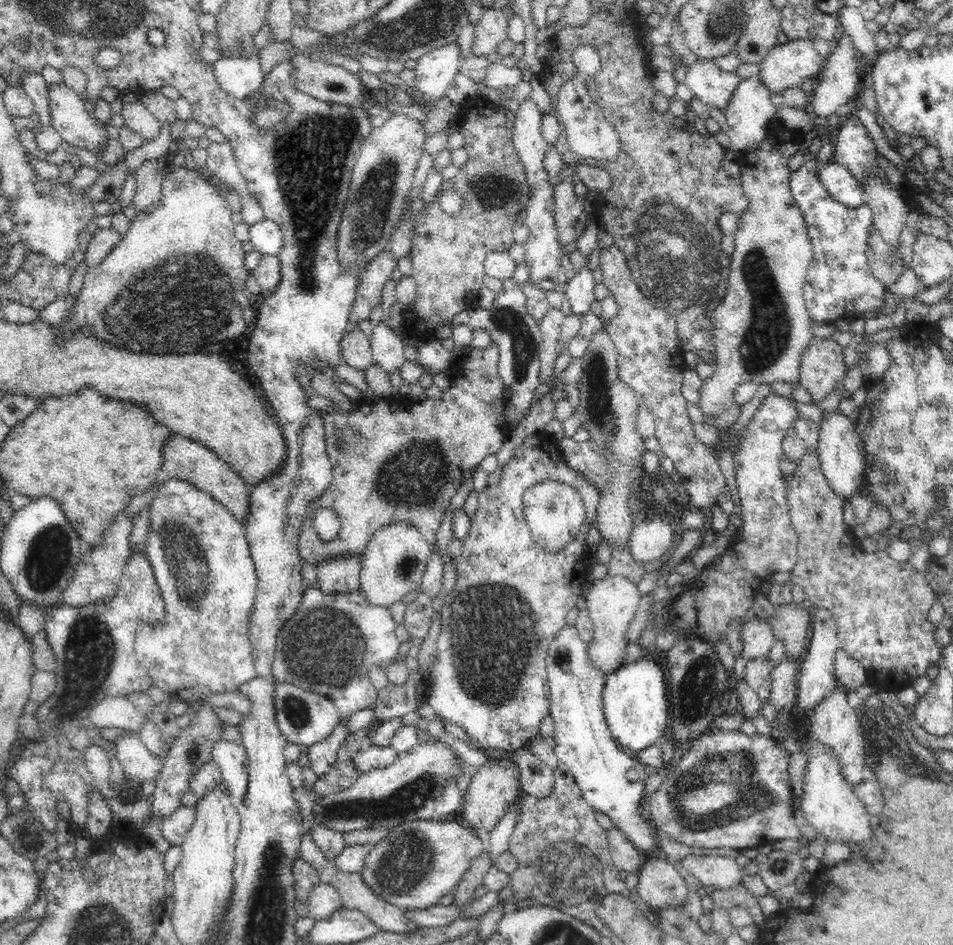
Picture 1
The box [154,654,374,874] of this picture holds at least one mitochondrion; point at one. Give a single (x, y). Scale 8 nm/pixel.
(295, 708)

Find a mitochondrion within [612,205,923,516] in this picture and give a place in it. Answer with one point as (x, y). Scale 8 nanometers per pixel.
(766, 338)

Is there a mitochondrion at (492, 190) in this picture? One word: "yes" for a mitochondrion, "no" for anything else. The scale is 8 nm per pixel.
yes

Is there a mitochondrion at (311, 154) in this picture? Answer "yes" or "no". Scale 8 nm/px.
yes

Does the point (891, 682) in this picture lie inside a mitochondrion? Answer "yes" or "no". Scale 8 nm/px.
no

